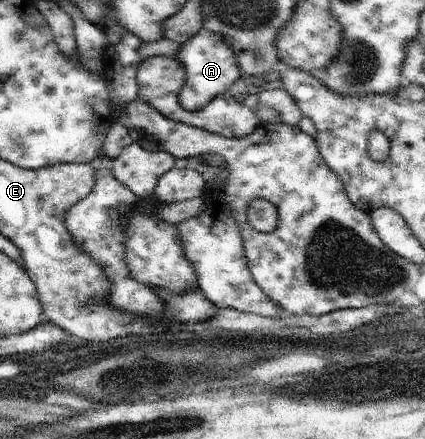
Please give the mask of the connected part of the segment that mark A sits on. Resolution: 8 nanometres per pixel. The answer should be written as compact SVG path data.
M202 28L190 41L182 45L176 59L184 66L187 77L178 101L187 112L199 112L216 95L226 92L242 76L241 61L232 46L219 34Z

